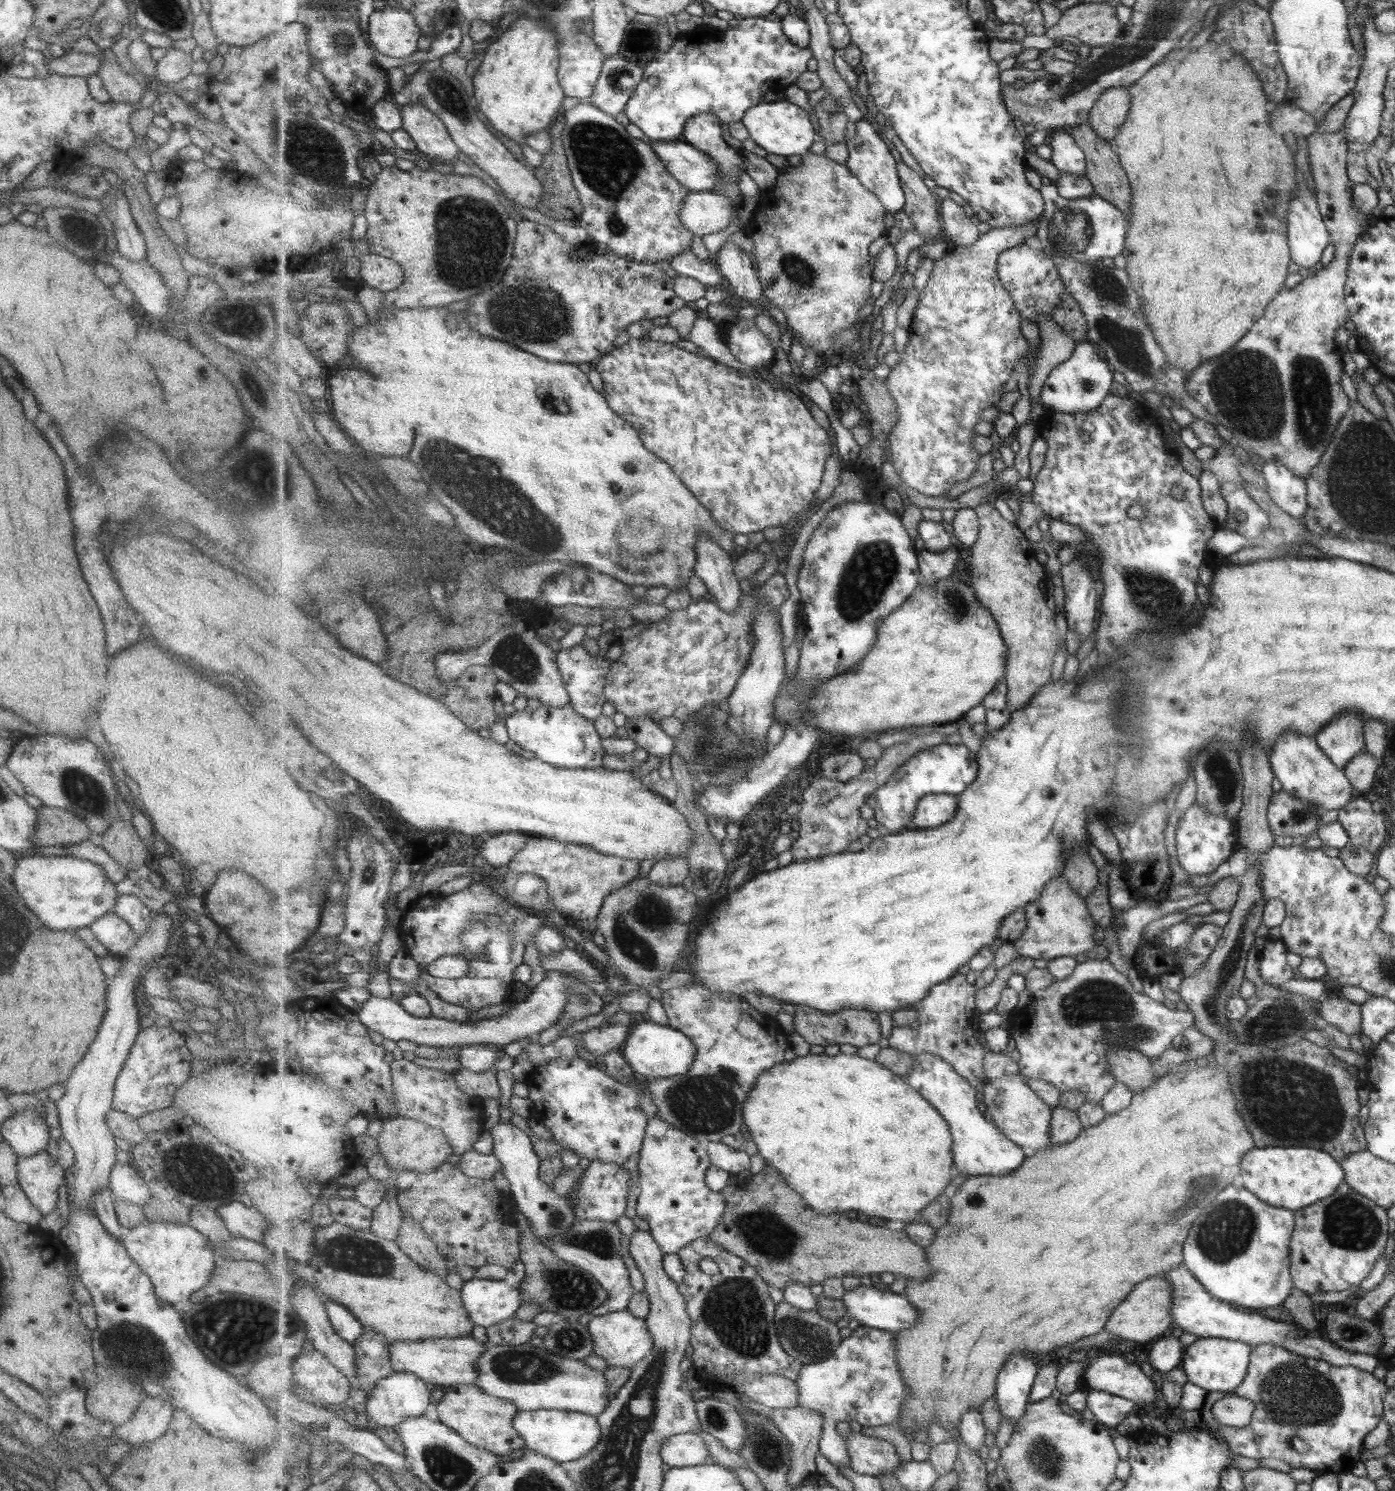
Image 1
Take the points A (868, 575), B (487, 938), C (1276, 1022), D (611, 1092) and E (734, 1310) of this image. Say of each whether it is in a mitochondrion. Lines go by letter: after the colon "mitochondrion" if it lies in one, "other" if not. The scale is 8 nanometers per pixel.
A: mitochondrion
B: mitochondrion
C: mitochondrion
D: mitochondrion
E: mitochondrion

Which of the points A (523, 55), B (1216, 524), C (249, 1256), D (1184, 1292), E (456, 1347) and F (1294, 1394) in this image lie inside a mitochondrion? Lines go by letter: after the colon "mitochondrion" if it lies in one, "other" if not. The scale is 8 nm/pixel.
A: other
B: other
C: other
D: mitochondrion
E: other
F: mitochondrion

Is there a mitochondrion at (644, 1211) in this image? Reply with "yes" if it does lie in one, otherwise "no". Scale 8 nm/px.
no

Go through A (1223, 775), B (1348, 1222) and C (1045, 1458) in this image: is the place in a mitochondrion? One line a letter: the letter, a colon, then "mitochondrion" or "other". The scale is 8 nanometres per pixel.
A: mitochondrion
B: mitochondrion
C: mitochondrion

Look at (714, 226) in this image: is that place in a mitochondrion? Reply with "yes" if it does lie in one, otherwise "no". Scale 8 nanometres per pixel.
no

